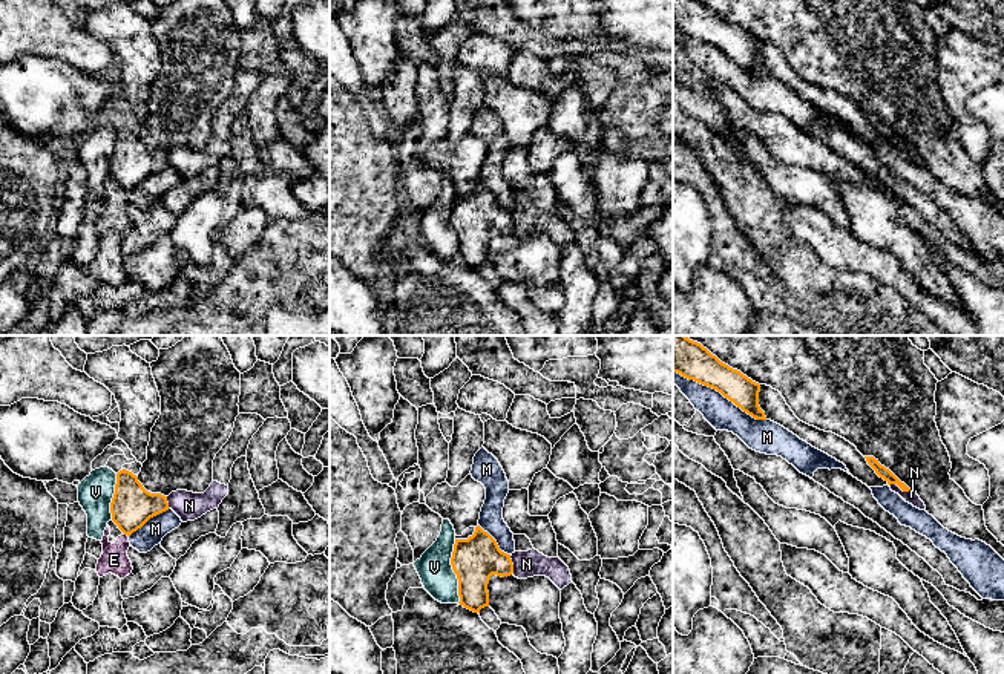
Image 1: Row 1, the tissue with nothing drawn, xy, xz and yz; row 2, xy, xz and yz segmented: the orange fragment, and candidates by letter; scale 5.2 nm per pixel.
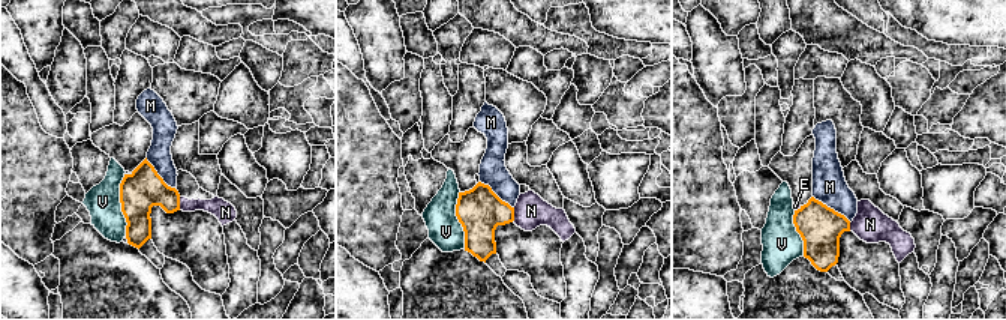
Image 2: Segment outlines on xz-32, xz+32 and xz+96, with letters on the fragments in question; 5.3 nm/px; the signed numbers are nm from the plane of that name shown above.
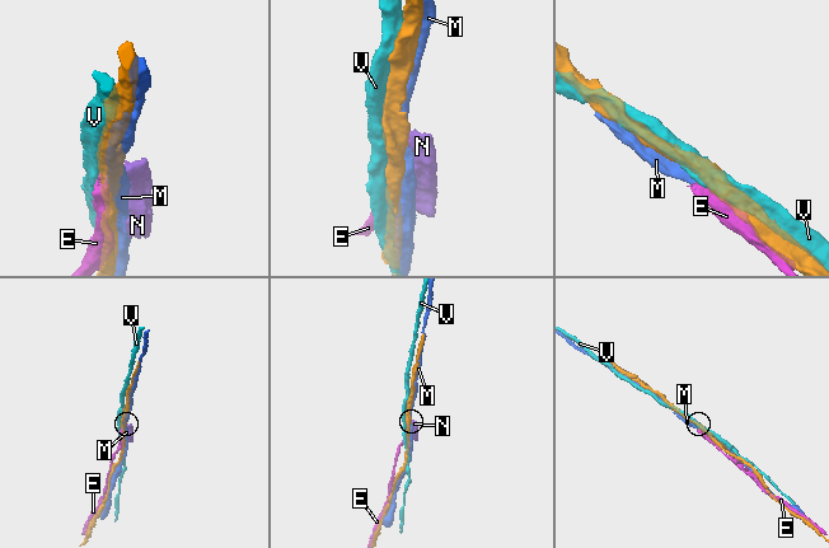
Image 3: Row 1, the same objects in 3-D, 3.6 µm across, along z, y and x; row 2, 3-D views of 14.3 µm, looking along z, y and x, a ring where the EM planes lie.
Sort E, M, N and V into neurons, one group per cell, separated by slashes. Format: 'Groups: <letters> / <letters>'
Groups: E / M / N / V

